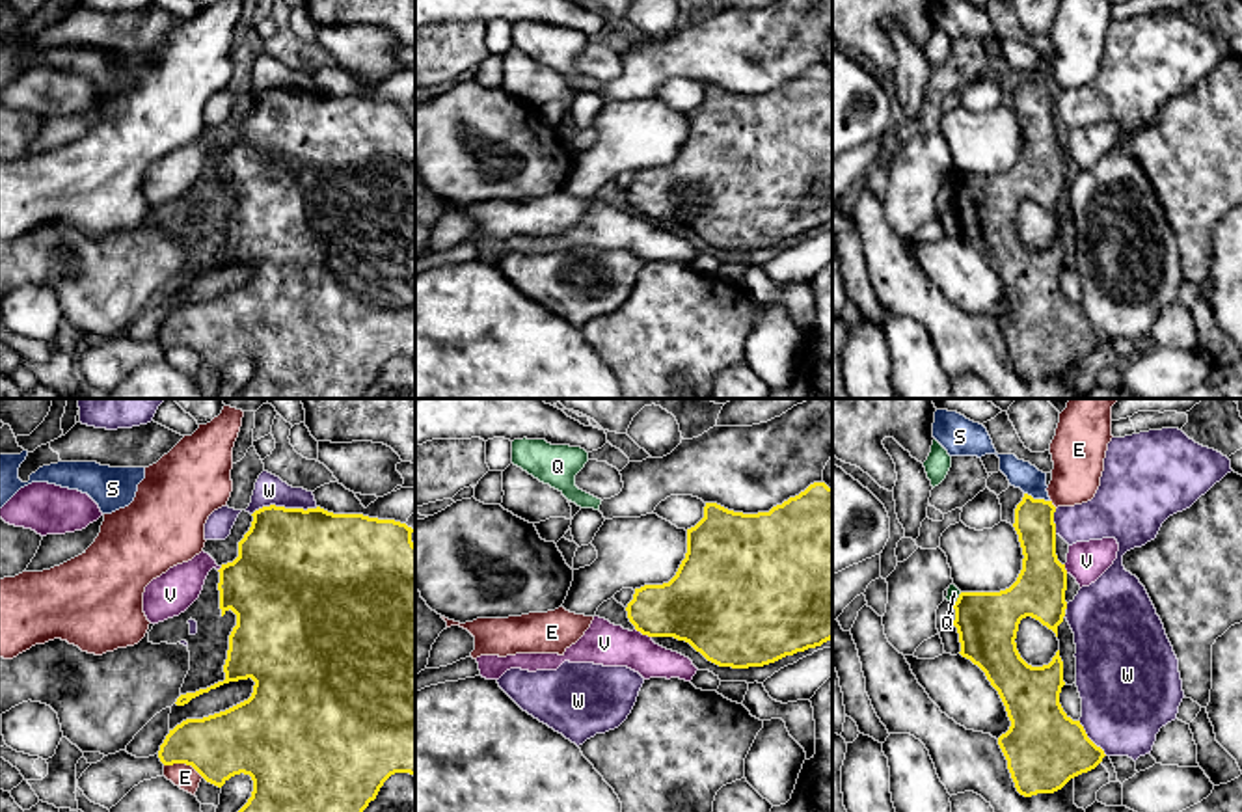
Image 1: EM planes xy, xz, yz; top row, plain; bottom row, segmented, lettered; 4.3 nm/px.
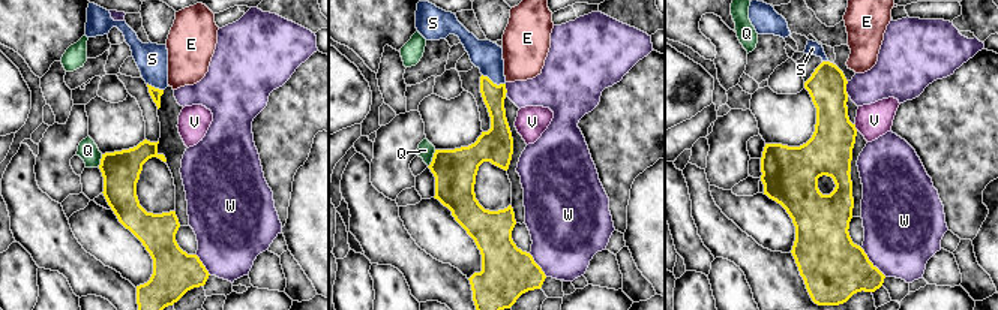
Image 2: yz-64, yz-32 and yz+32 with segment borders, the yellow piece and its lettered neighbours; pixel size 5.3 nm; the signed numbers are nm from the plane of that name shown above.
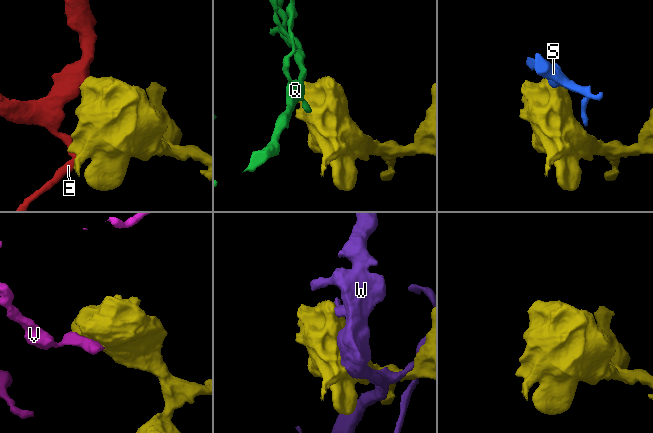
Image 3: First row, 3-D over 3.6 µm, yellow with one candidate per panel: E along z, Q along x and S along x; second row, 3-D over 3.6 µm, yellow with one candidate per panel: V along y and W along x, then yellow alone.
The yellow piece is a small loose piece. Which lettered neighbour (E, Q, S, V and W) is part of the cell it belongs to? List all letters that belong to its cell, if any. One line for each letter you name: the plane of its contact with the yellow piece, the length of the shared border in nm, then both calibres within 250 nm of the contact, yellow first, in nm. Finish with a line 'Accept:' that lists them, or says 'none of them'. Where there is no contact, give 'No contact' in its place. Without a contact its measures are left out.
S: Touches yellow in yz. Shared border 120 nm. Thickness 180 nm (yellow) against 120 nm
Accept: S

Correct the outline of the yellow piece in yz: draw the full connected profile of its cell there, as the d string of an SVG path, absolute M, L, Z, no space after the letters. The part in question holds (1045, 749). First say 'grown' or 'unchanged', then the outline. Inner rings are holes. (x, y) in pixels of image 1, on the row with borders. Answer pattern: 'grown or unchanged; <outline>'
grown; M937 410L933 438L950 456L985 456L1000 458L1000 471L1009 484L1024 492L1015 508L1015 531L1022 548L1022 570L1017 581L1000 592L961 592L953 603L953 626L959 633L961 656L978 665L991 685L998 691L1011 726L998 738L998 745L1007 760L1007 769L1020 795L1054 793L1071 778L1095 769L1106 756L1086 734L1080 721L1073 721L1060 704L1063 682L1063 661L1060 650L1048 665L1032 667L1017 650L1017 631L1022 618L1032 616L1052 629L1058 637L1058 626L1063 622L1067 602L1067 570L1056 555L1056 523L1048 492L1046 473L1015 454L998 454L987 428L966 419L957 412Z

